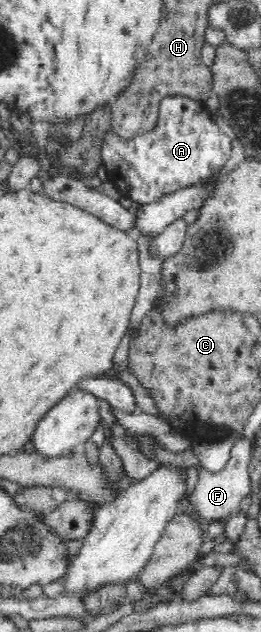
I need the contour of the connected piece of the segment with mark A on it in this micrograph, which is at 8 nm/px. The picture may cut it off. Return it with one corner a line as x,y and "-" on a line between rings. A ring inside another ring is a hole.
167,94
161,99
155,130
137,135
133,139
125,139
112,132
110,128
101,144
101,158
102,164
107,169
108,181
115,185
121,196
128,197
135,203
147,205
213,177
229,160
231,142
233,139
219,129
204,102
183,94

